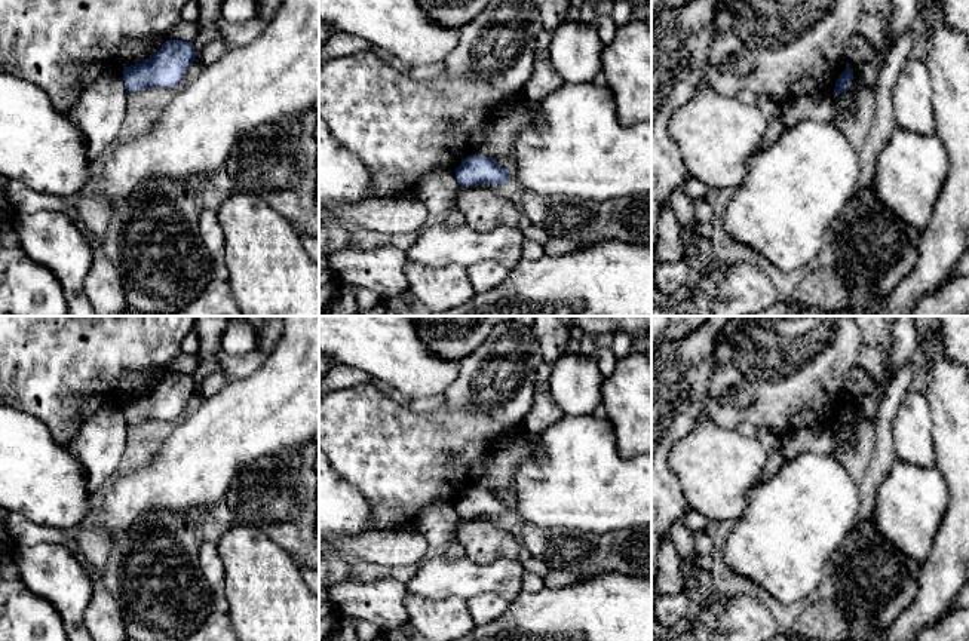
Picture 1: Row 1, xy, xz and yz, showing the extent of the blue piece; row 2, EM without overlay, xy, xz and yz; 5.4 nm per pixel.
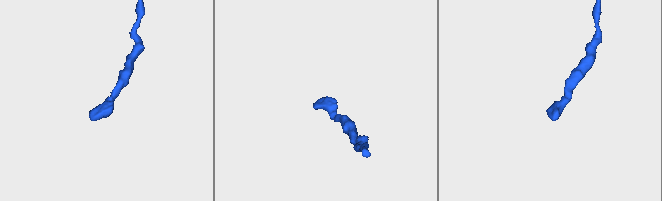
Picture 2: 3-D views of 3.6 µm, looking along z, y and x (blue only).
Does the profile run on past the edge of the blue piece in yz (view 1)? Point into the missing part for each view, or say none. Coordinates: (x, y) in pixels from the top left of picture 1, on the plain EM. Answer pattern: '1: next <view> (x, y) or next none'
1: next none

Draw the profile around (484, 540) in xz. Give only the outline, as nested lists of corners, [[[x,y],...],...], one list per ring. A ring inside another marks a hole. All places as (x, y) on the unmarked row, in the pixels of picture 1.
[[[467,519],[456,530],[456,540],[466,550],[466,558],[485,565],[496,559],[516,561],[521,542],[491,519]]]

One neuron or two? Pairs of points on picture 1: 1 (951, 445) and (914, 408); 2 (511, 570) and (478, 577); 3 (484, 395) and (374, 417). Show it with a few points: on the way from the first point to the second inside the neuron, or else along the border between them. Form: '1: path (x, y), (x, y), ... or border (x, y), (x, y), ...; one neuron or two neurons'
1: border (922, 393), (931, 411), (932, 442), (937, 460); two neurons
2: path (503, 576), (485, 577); one neuron
3: path (457, 422), (454, 425), (401, 425); one neuron

